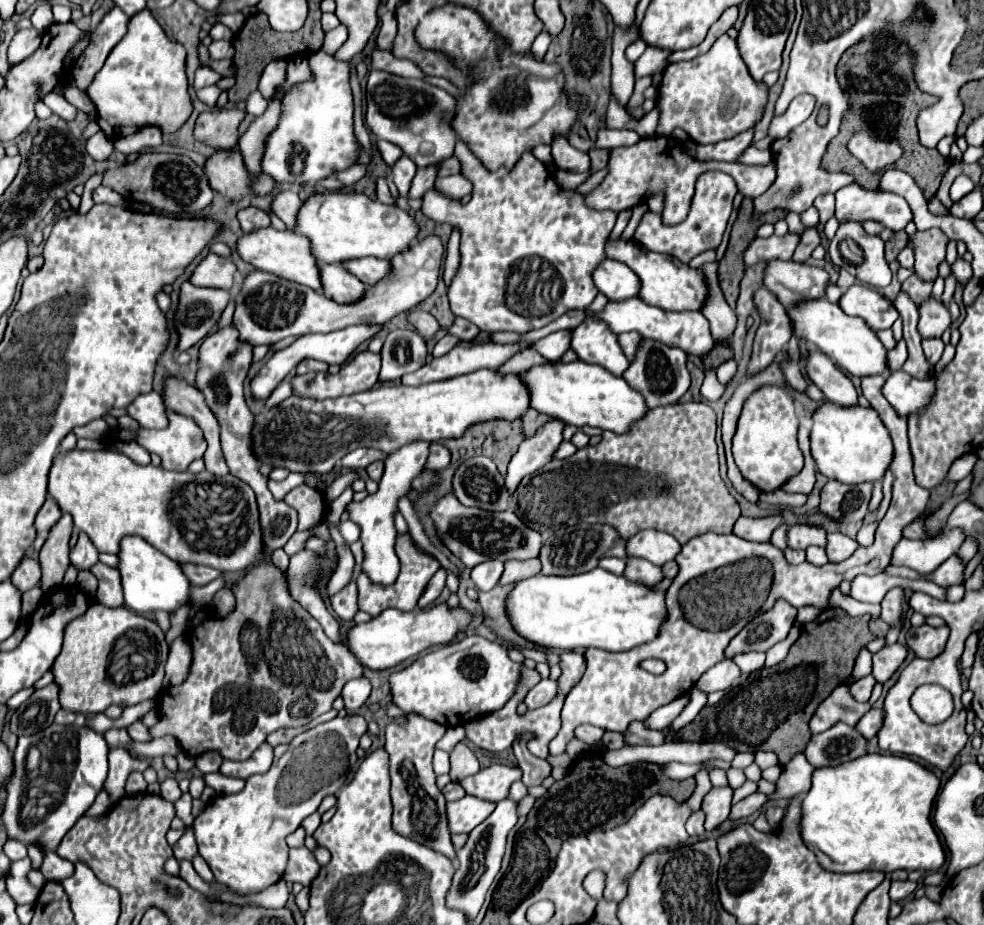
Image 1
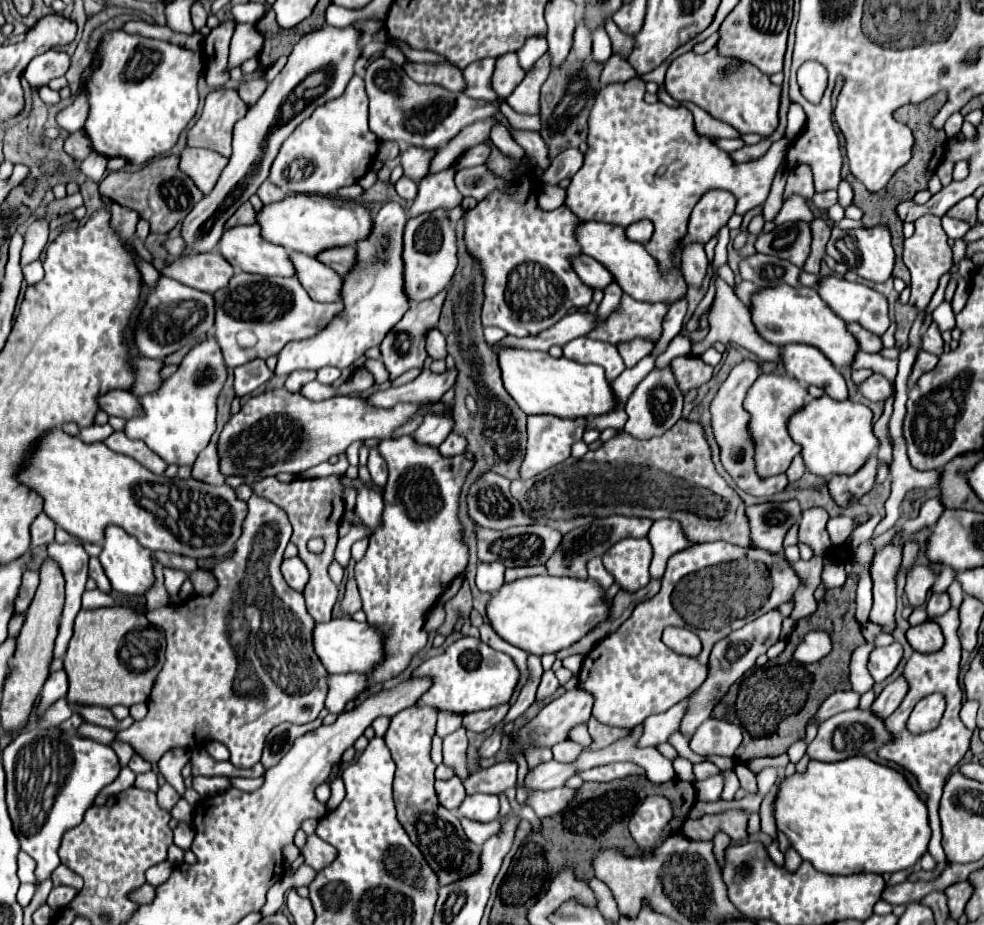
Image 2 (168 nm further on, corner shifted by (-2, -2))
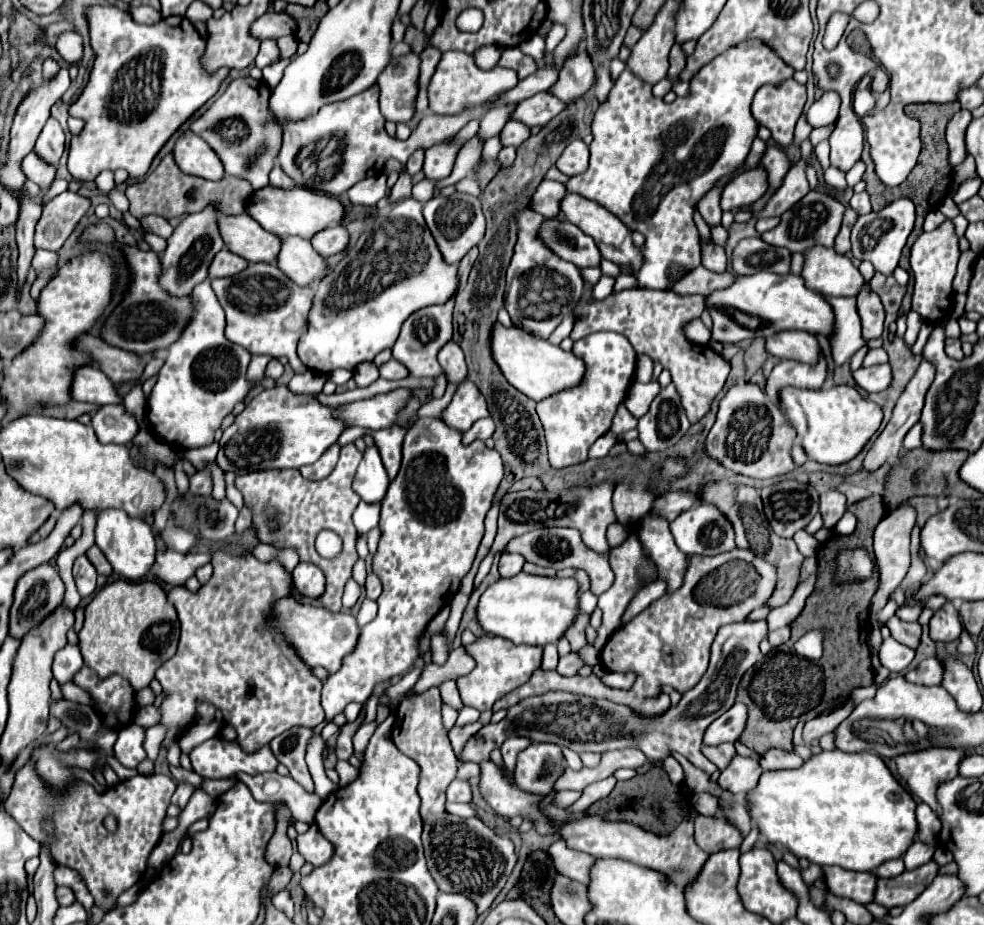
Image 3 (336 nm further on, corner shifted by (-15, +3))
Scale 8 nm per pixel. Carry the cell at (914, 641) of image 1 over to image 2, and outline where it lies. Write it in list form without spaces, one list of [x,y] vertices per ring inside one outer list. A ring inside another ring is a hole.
[[[924,621],[916,627],[910,627],[906,631],[906,639],[912,645],[912,649],[918,653],[934,653],[942,649],[942,643],[944,643],[942,629],[936,621]]]

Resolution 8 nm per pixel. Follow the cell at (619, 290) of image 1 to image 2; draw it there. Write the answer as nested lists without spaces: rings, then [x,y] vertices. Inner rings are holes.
[[[576,255],[570,259],[572,263],[572,269],[576,271],[576,275],[588,285],[588,287],[594,287],[594,289],[604,289],[606,283],[612,283],[612,275],[608,275],[608,271],[592,257],[586,257],[586,255]]]

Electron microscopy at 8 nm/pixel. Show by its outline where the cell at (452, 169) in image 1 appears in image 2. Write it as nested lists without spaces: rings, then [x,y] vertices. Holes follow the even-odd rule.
[[[480,143],[480,145],[474,145],[470,151],[462,153],[456,163],[454,163],[454,169],[460,171],[460,169],[466,169],[466,167],[474,167],[474,165],[482,165],[486,163],[486,159],[490,157],[490,151],[492,147],[488,143]]]

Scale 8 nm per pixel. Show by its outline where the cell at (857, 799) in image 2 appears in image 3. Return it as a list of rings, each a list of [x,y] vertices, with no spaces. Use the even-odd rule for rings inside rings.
[[[841,750],[811,756],[795,770],[763,772],[759,784],[749,792],[749,810],[761,836],[771,844],[781,844],[797,858],[807,858],[819,866],[841,866],[845,870],[871,872],[887,860],[903,858],[915,842],[919,824],[915,818],[915,798],[893,778],[885,762],[869,752],[847,754]]]

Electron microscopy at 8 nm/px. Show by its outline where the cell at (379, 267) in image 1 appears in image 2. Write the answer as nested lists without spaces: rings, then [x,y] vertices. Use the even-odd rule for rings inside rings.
[[[352,245],[330,247],[330,249],[320,251],[316,259],[322,261],[324,265],[332,267],[338,275],[344,275],[344,271],[350,271],[350,265],[354,263],[354,247]]]

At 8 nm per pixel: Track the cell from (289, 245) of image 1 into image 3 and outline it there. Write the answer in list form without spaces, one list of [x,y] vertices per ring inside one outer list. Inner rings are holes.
[[[221,216],[219,230],[227,250],[243,256],[247,262],[275,264],[279,256],[279,238],[265,232],[251,216]]]

